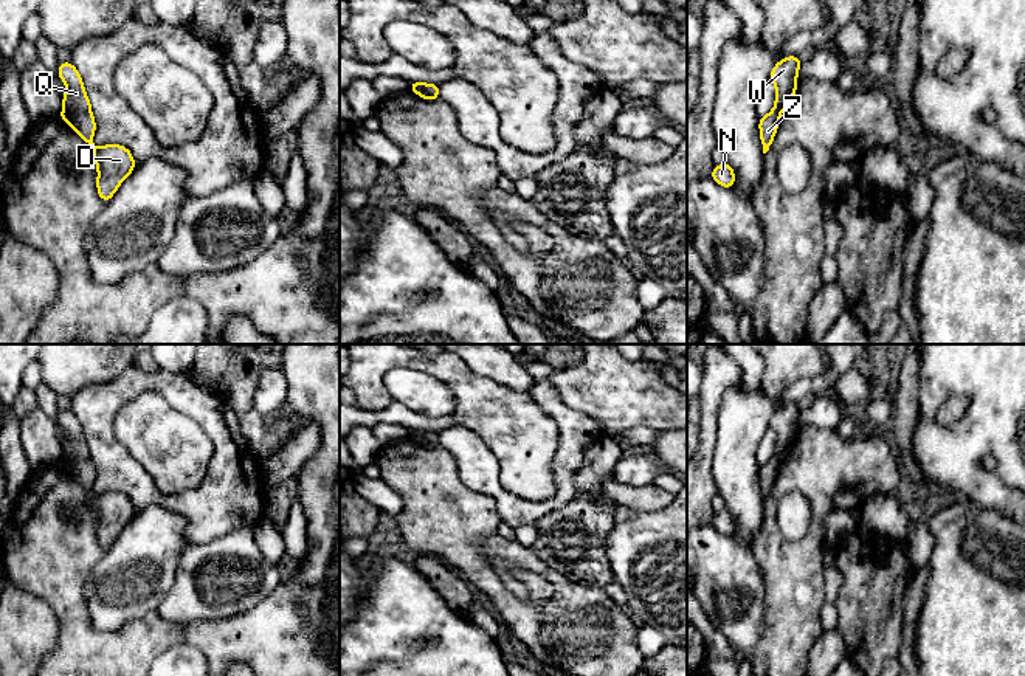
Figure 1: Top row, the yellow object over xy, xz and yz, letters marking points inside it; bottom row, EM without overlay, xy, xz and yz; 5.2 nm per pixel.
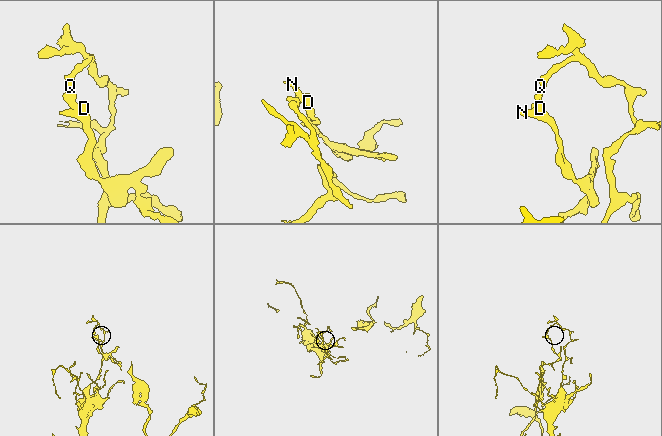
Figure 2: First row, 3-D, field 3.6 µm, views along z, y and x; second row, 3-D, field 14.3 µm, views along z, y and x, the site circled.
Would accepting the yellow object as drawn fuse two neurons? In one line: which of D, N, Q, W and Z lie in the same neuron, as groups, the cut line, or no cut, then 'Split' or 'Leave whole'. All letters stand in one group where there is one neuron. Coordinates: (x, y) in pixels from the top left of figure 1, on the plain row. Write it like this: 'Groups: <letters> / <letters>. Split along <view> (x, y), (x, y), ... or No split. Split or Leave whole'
Groups: D N Z / Q W. Split along xy (64, 455), (90, 459). Split

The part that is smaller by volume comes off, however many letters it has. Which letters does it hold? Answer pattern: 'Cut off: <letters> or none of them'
Cut off: D, N, Z

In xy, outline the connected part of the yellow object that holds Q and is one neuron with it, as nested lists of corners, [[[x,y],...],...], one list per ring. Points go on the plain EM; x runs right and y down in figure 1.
[[[60,409],[57,423],[67,433],[62,445],[64,456],[74,456],[79,459],[91,459],[91,450],[87,445],[82,425],[71,409]]]

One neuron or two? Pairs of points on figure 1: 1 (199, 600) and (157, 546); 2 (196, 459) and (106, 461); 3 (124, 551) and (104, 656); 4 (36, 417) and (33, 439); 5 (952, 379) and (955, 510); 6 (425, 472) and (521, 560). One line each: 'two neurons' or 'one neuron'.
1: two neurons
2: two neurons
3: two neurons
4: one neuron
5: two neurons
6: two neurons

